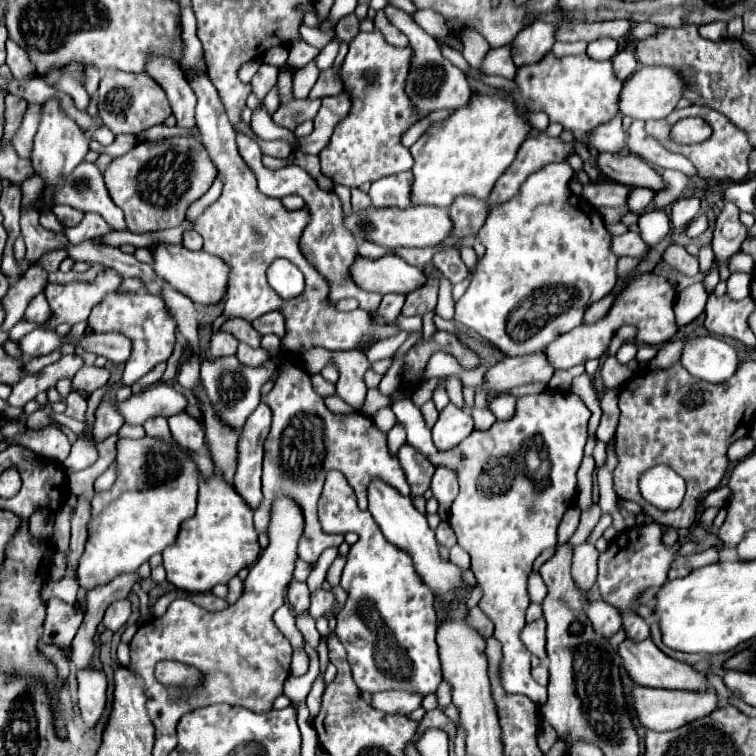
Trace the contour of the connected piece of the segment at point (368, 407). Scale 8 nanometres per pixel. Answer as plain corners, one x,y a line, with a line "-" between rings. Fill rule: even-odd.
372,388
372,390
368,390
366,402
364,402
364,406
362,406
362,414
374,416
380,408
384,408
384,406
388,406
388,404
392,404
390,398
386,398
386,396
380,394
376,388

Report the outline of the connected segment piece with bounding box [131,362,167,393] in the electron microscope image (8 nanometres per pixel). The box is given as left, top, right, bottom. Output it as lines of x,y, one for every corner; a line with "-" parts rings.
160,363
155,366
150,372
148,372
145,376
136,381
132,386
131,390
133,393
142,392
143,389
148,387
149,385
156,383
162,377
162,374
166,370
167,364

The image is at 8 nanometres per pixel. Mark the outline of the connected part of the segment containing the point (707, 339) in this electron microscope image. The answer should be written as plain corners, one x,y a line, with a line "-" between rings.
692,336
684,340
680,364
696,378
708,382
724,382
738,368
736,350
714,336

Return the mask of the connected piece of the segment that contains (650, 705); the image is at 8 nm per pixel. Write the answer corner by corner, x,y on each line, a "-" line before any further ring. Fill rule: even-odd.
636,686
632,690
632,698
634,698
634,712
640,720
640,724
646,730
658,730
658,732
668,732
668,730
676,730
682,728
688,722
694,722
702,716
708,716
710,712
714,712
716,706
716,692
708,690
708,692
684,692
684,690
662,690
662,688
642,688

